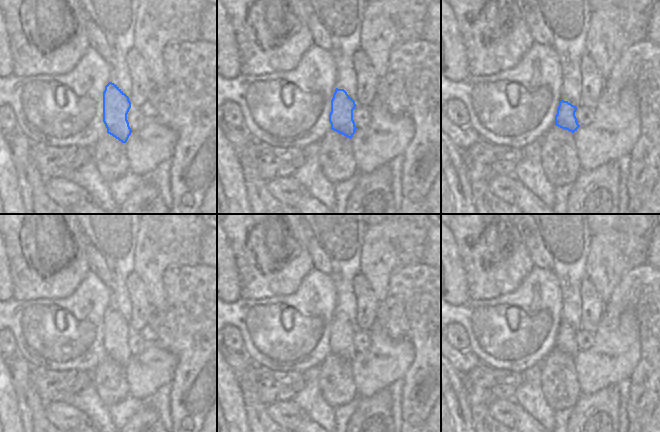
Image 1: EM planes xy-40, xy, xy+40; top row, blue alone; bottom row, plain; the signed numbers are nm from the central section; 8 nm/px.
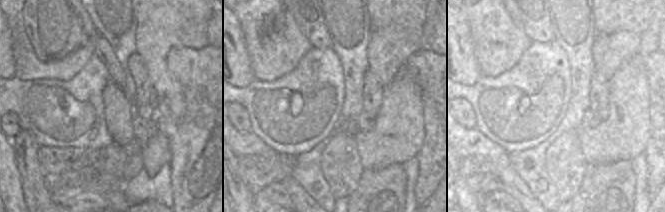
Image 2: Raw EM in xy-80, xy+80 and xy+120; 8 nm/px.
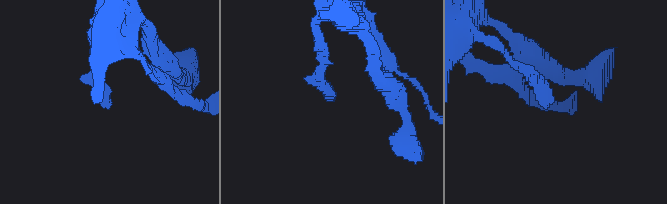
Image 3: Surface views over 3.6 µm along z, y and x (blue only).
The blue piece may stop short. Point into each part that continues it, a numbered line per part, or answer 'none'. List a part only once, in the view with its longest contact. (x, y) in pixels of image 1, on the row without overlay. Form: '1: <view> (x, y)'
none

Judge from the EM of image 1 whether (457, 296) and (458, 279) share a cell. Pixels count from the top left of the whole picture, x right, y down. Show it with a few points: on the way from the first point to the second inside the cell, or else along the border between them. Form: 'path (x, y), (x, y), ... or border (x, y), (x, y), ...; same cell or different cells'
path (457, 292), (457, 283); same cell

